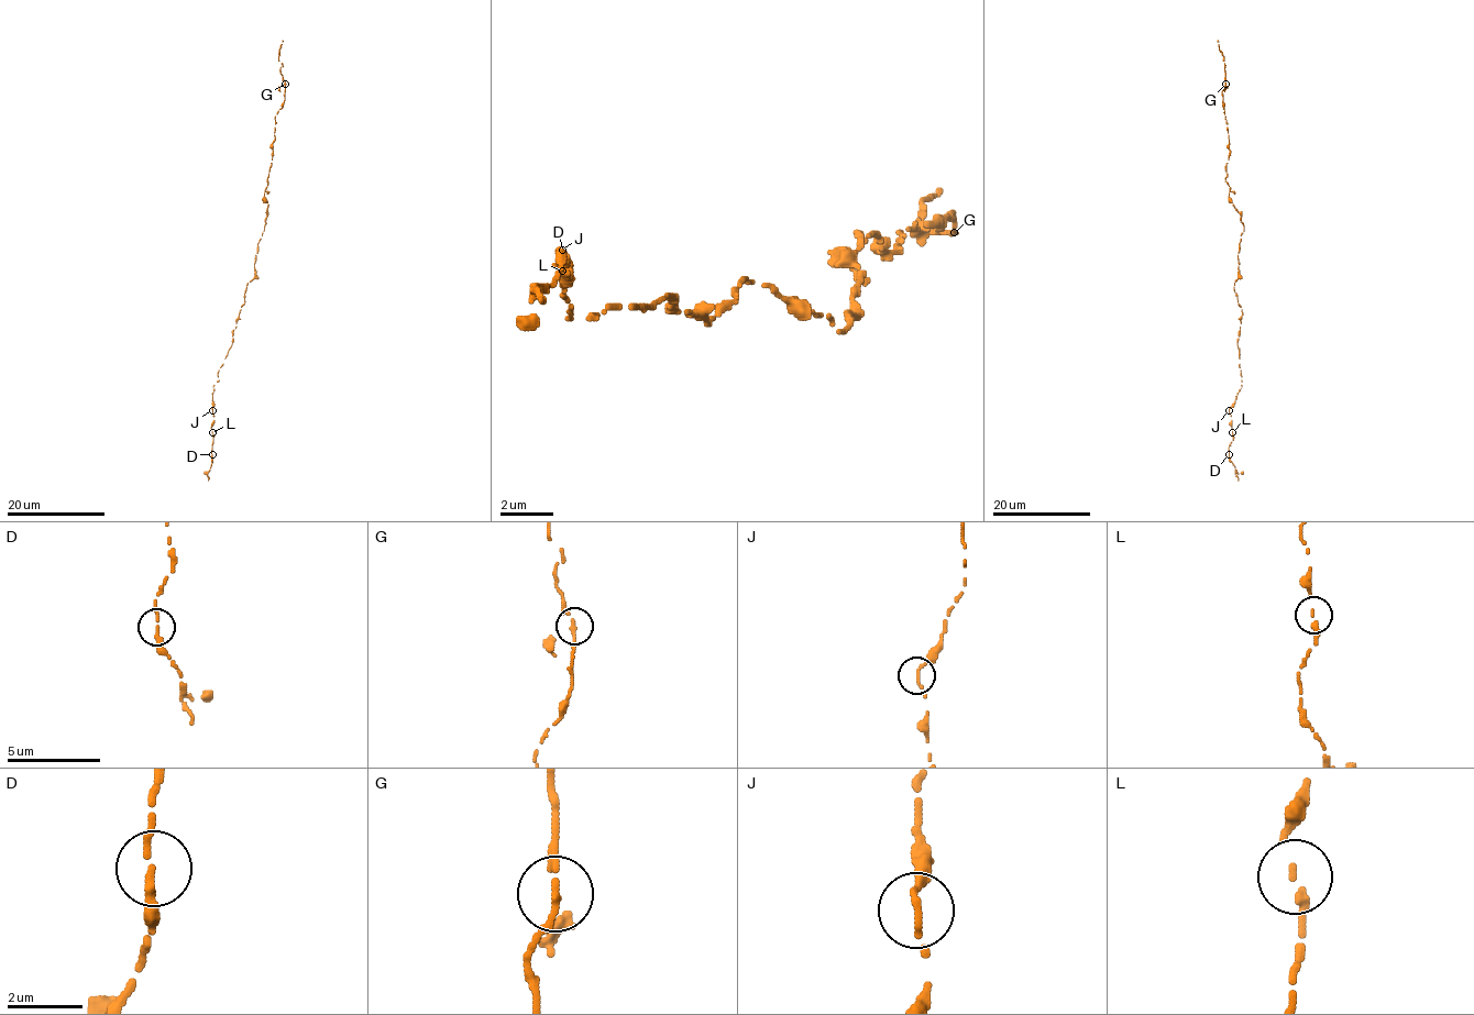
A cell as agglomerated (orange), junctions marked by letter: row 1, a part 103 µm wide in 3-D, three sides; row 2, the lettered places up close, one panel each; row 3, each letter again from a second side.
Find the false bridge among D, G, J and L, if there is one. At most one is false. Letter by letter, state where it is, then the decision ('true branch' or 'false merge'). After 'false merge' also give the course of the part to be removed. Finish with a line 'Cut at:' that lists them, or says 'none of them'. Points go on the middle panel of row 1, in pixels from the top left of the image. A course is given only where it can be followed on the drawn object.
D: at (562, 250); true branch
G: at (954, 232); true branch
J: at (562, 250); true branch
L: at (562, 271); true branch
Cut at: none of them

